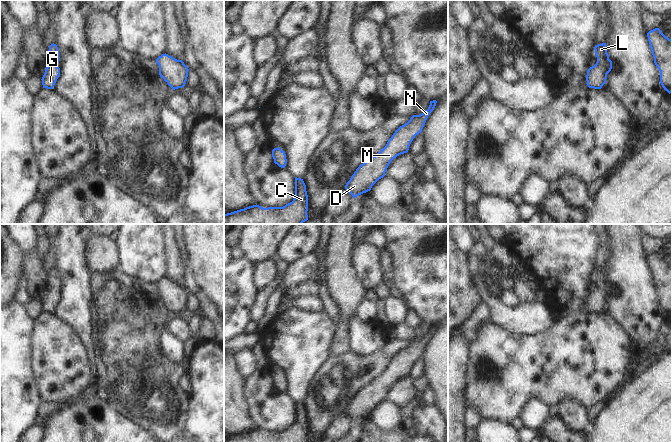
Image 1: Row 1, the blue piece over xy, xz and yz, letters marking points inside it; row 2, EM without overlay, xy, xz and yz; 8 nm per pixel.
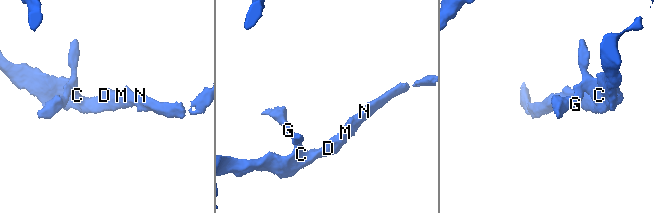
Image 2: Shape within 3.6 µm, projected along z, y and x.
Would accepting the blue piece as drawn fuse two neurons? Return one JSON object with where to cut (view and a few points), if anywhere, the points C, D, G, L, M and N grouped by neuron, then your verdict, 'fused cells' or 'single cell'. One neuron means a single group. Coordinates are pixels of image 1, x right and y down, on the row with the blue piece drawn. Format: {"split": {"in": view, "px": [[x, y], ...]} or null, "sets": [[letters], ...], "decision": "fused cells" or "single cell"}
{"split": null, "sets": [["C", "D", "G", "L", "M", "N"]], "decision": "single cell"}

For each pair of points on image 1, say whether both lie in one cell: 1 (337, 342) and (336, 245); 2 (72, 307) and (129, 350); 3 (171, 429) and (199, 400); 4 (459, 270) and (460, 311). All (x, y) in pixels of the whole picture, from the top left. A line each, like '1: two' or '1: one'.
1: one
2: two
3: two
4: one

